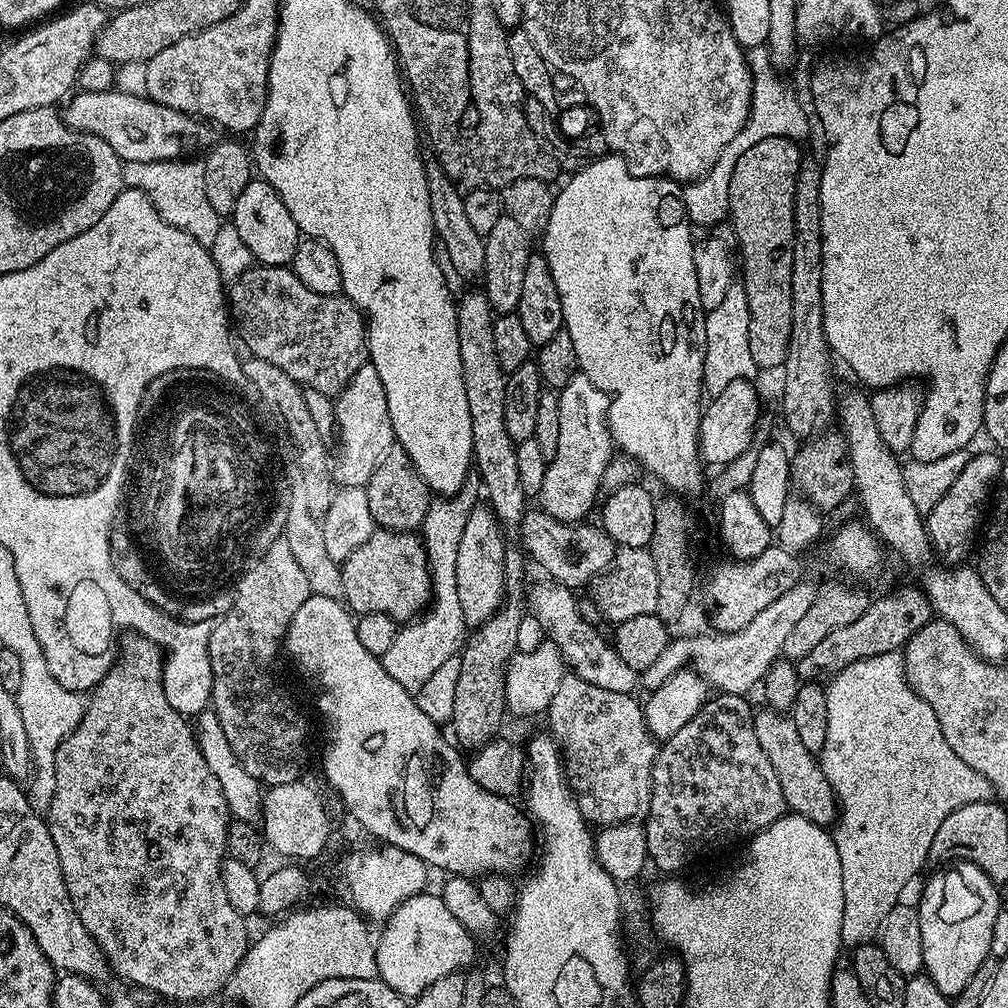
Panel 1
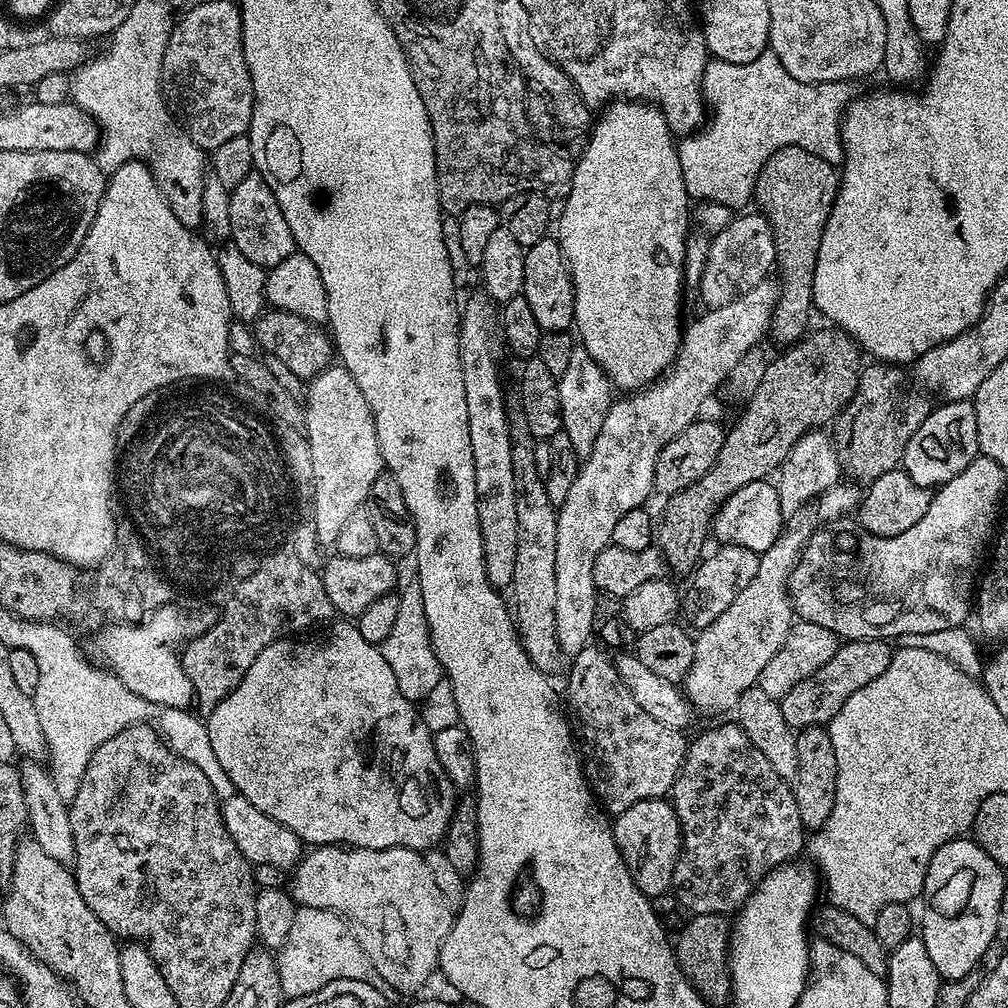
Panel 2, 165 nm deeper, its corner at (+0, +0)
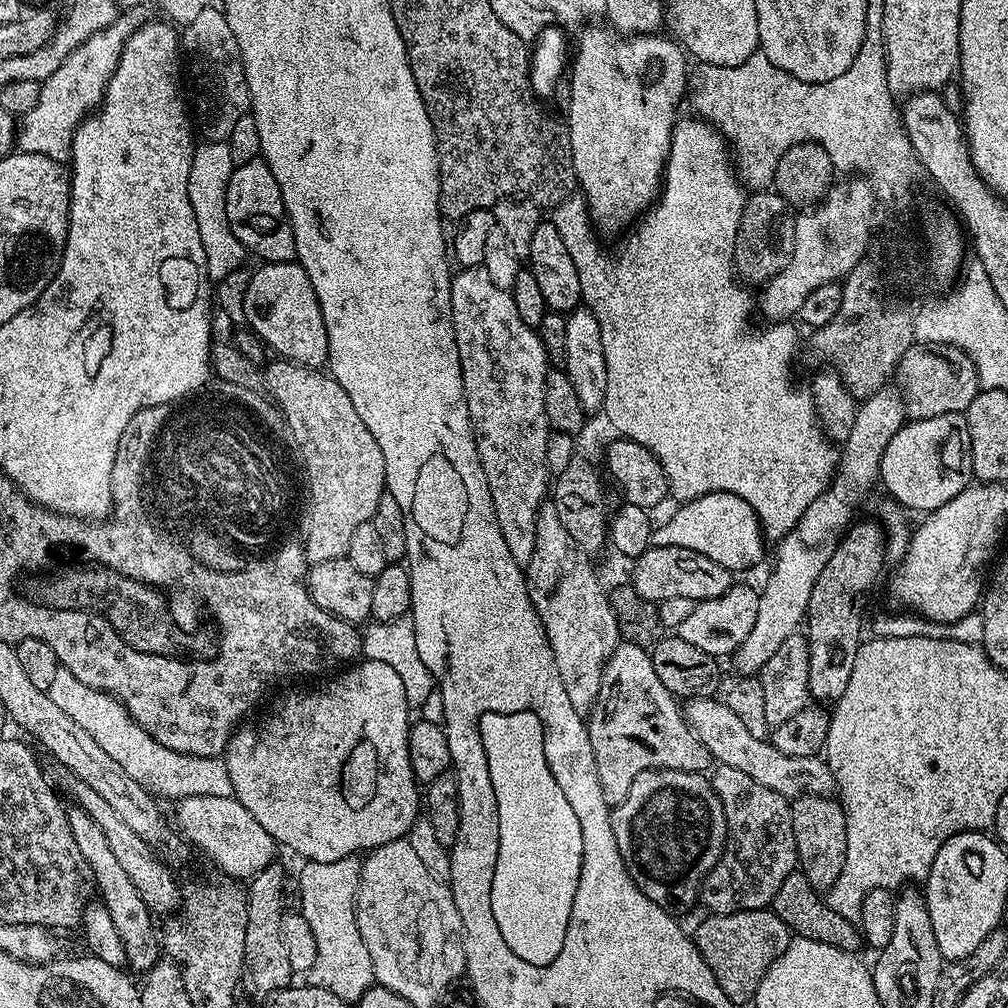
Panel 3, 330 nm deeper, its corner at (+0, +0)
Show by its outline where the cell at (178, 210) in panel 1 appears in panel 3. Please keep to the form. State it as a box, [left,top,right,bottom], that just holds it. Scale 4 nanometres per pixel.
[18,14,138,162]

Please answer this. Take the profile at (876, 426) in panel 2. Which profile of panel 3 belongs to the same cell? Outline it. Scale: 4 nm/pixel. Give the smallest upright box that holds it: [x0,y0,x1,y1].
[894,342,981,422]

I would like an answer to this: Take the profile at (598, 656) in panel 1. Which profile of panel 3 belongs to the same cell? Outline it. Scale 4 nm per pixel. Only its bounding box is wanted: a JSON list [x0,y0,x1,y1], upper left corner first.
[682,696,836,798]

